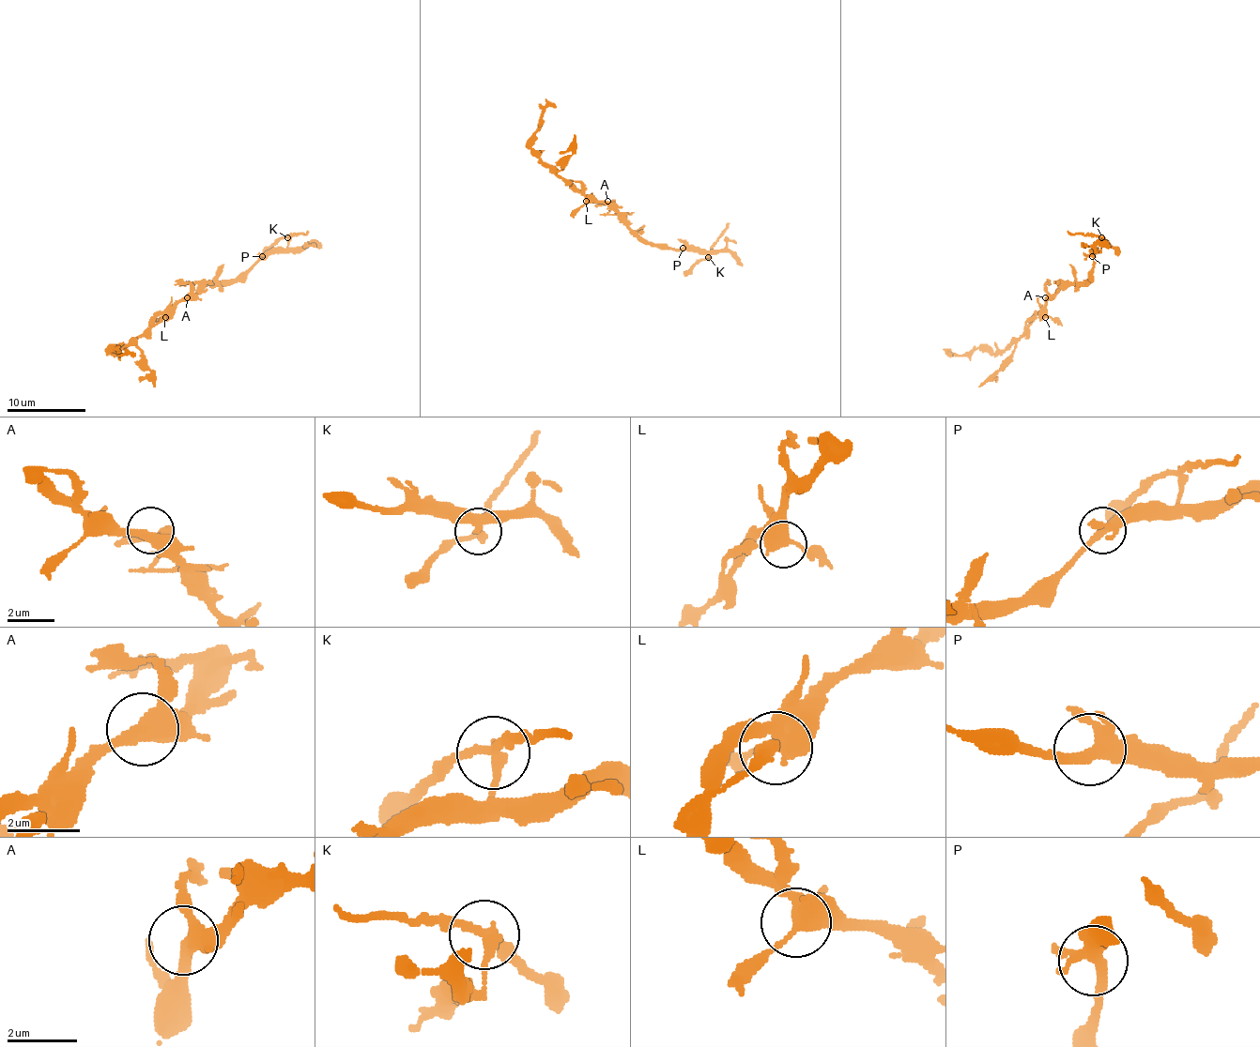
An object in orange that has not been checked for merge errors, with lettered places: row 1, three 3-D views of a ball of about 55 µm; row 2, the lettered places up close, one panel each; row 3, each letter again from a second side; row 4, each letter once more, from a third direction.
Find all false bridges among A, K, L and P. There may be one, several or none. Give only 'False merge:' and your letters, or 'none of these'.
False merge: K

